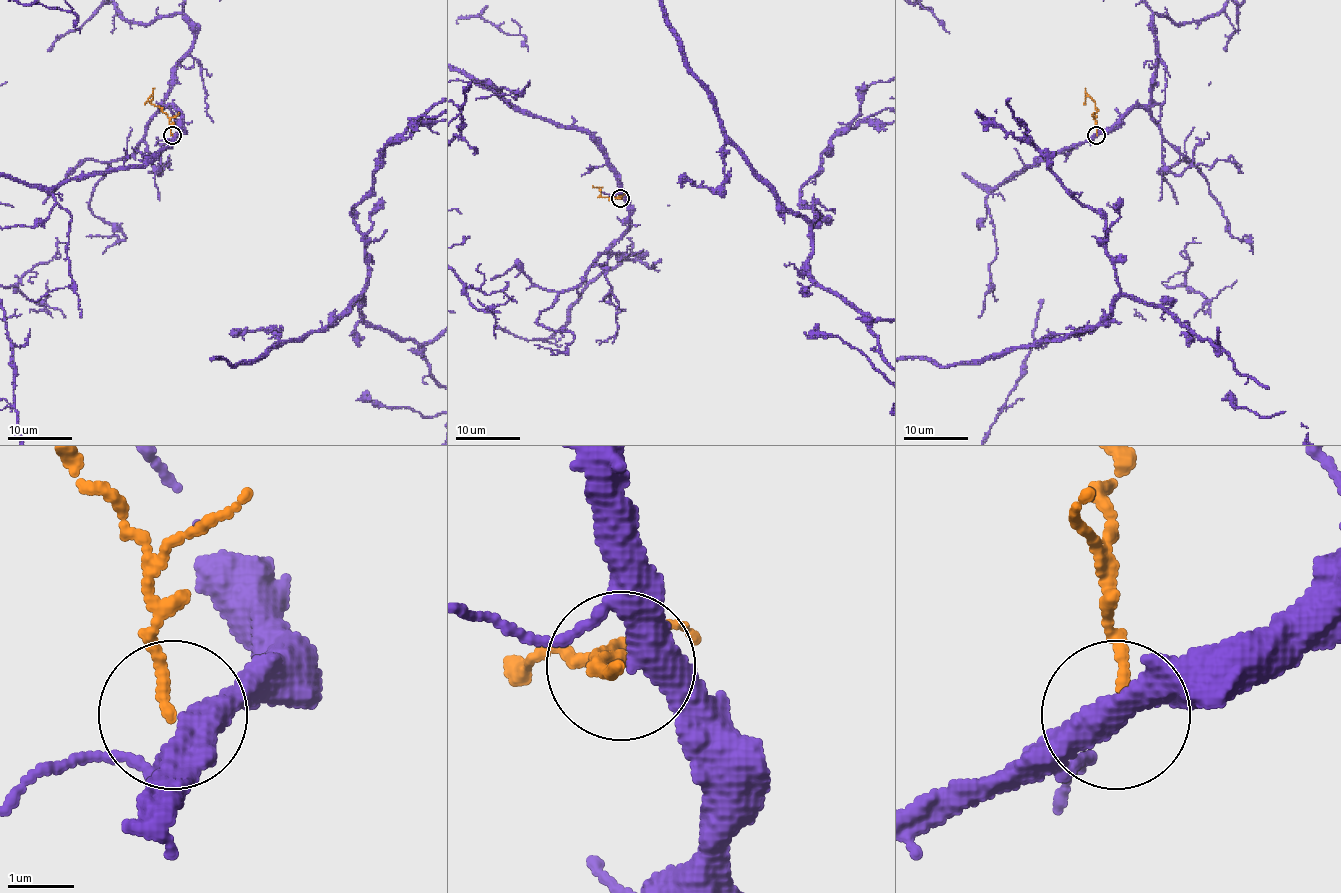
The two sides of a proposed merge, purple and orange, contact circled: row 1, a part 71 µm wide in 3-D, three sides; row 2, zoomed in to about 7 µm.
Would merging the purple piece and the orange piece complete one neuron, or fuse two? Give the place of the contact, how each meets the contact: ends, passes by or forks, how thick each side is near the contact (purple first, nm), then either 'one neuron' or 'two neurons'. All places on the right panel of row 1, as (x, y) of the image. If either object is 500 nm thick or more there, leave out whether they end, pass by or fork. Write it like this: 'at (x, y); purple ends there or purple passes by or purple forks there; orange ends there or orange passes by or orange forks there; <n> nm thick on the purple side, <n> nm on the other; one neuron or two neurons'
at (1096, 135); purple passes by; orange ends there; 440 nm thick on the purple side, 160 nm on the other; one neuron

